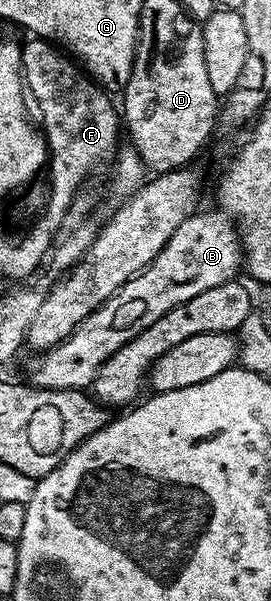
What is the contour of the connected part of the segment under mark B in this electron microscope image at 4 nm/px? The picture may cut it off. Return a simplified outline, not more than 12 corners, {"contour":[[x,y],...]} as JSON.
{"contour":[[188,217],[139,275],[63,343],[31,384],[89,388],[104,361],[176,305],[231,282],[240,232]]}

